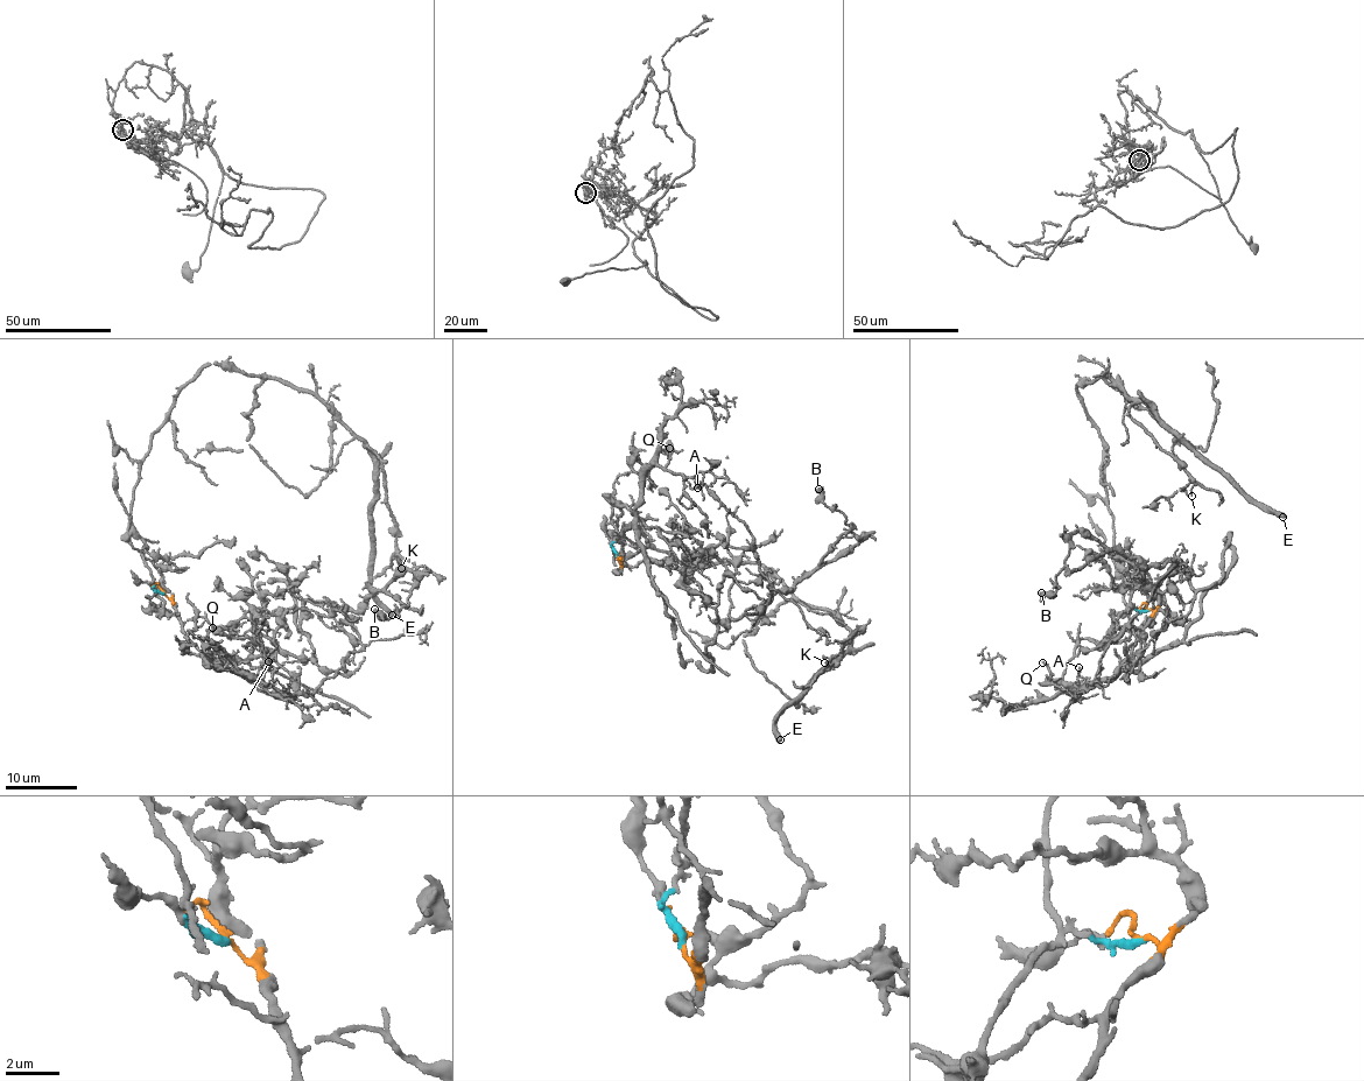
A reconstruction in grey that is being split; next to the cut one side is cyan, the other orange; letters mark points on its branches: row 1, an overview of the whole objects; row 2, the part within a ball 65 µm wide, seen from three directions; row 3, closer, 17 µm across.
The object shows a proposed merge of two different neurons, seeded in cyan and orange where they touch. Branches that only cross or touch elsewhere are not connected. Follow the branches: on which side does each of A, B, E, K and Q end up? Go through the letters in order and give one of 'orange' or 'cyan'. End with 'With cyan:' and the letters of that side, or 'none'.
A: orange
B: orange
E: cyan
K: cyan
Q: orange
With cyan: E, K

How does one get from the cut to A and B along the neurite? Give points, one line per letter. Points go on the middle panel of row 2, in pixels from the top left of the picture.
A: (616, 554), (620, 559), (621, 533), (632, 524), (646, 468), (659, 464), (690, 485), (695, 482), (698, 486)
B: (616, 554), (638, 518), (733, 578), (764, 575), (782, 591), (858, 543), (817, 489)

